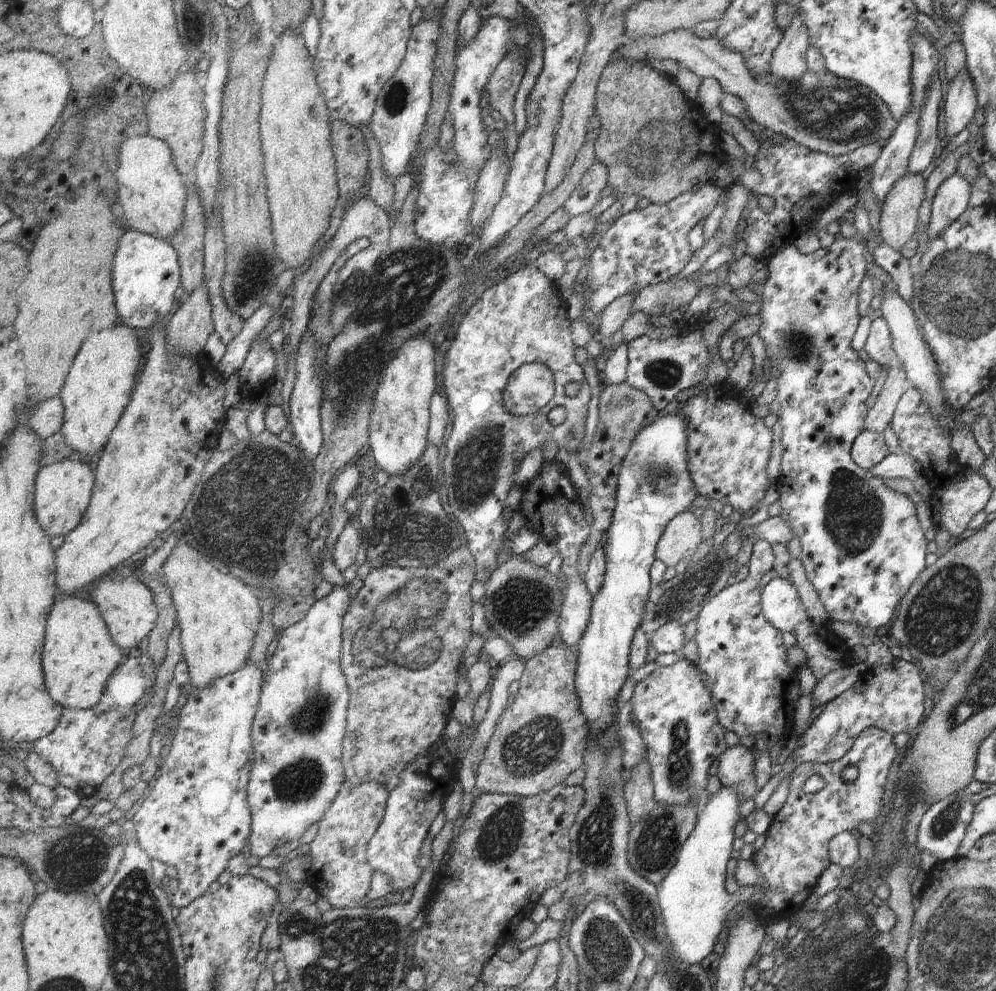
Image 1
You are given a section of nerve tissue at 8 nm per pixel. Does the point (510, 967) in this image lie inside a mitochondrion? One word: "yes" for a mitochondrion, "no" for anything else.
no

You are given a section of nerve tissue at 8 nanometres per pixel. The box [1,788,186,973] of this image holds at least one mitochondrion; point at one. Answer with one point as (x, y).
(69, 865)

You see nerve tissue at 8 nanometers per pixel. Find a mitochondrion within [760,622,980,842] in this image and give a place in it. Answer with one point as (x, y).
(946, 820)

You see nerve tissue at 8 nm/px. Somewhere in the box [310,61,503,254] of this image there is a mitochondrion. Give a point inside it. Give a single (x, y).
(394, 102)

